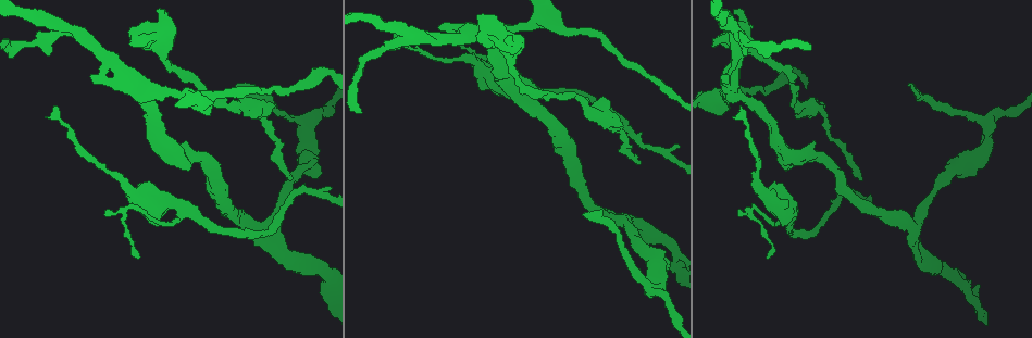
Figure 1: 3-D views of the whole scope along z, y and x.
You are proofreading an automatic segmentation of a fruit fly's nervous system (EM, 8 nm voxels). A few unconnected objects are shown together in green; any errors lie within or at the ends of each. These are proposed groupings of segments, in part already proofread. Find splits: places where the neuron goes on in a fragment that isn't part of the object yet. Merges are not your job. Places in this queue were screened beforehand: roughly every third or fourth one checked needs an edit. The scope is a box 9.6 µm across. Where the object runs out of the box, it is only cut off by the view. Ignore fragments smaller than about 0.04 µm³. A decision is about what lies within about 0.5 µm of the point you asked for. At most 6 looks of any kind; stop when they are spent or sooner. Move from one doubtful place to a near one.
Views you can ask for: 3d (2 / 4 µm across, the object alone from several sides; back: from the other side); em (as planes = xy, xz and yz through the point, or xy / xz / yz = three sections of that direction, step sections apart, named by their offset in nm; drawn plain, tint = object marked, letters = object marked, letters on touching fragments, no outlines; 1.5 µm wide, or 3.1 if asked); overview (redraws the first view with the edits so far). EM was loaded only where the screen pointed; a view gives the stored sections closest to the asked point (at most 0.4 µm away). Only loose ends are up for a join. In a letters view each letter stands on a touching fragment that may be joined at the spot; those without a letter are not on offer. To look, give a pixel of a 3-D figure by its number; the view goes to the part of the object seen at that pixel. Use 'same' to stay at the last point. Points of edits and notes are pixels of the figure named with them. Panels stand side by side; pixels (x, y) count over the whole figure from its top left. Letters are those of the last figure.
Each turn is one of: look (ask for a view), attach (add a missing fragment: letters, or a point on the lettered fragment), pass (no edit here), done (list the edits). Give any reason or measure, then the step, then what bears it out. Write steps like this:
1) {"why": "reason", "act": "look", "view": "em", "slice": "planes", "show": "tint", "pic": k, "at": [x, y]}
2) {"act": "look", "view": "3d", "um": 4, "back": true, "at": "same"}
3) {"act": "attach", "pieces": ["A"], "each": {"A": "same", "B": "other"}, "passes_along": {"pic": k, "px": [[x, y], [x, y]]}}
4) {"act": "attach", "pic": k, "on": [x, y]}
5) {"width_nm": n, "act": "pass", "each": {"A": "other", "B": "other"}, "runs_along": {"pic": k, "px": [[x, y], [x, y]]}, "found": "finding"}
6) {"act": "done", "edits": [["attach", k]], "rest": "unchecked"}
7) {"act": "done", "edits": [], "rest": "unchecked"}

{"why": "an open end", "act": "look", "view": "3d", "um": 2, "pic": 1, "at": [809, 46]}

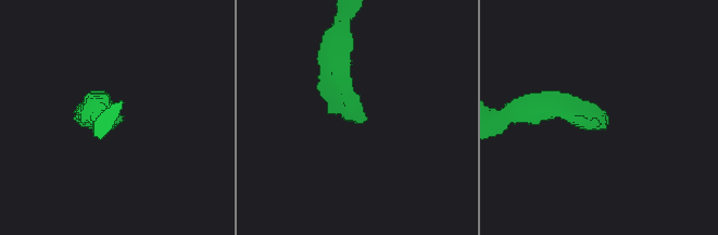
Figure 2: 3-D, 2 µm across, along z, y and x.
{"why": "shape alone is not enough", "act": "look", "view": "em", "slice": "xz", "step": 8, "show": "letters", "pic": 2, "at": [118, 120]}

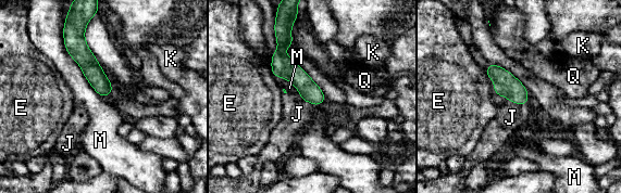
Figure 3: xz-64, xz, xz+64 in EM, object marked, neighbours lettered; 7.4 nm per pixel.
{"longest_contact_nm": ["M", 550], "act": "attach", "pieces": ["J"], "each": {"E": "other", "J": "same", "K": "other", "M": "other", "Q": "other"}, "passes_along": {"pic": 3, "px": [[506, 85], [518, 103], [510, 117]]}, "found": "the neuron continues"}

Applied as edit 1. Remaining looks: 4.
{"act": "look", "view": "3d", "um": 4, "pic": 1, "at": [477, 16]}

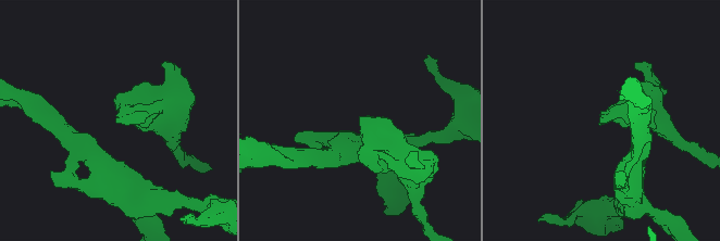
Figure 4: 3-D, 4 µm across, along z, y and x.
{"why": "now the EM", "act": "look", "view": "em", "slice": "xy", "step": 4, "show": "tint", "pic": 4, "at": [602, 123]}

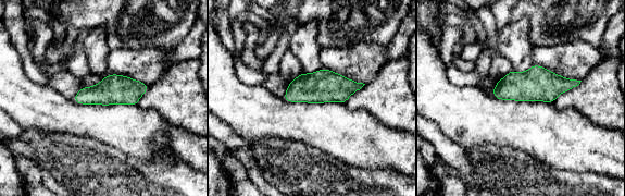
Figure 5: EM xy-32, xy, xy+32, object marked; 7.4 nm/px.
{"why": "another direction", "act": "look", "view": "em", "slice": "planes", "show": "letters", "at": "same"}

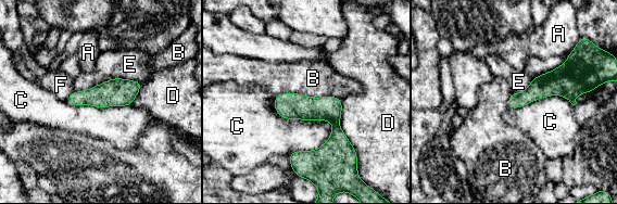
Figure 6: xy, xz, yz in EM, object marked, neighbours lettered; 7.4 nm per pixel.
{"act": "pass", "each": {"A": "other", "B": "other", "C": "other", "D": "other", "E": "other", "F": "other"}, "border": {"pic": 6, "px": [[276, 94], [335, 96], [341, 100]]}, "found": "no lettered fragment goes on from it"}

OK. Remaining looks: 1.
{"act": "done", "edits": [["attach", 3]], "rest": "unchecked"}

